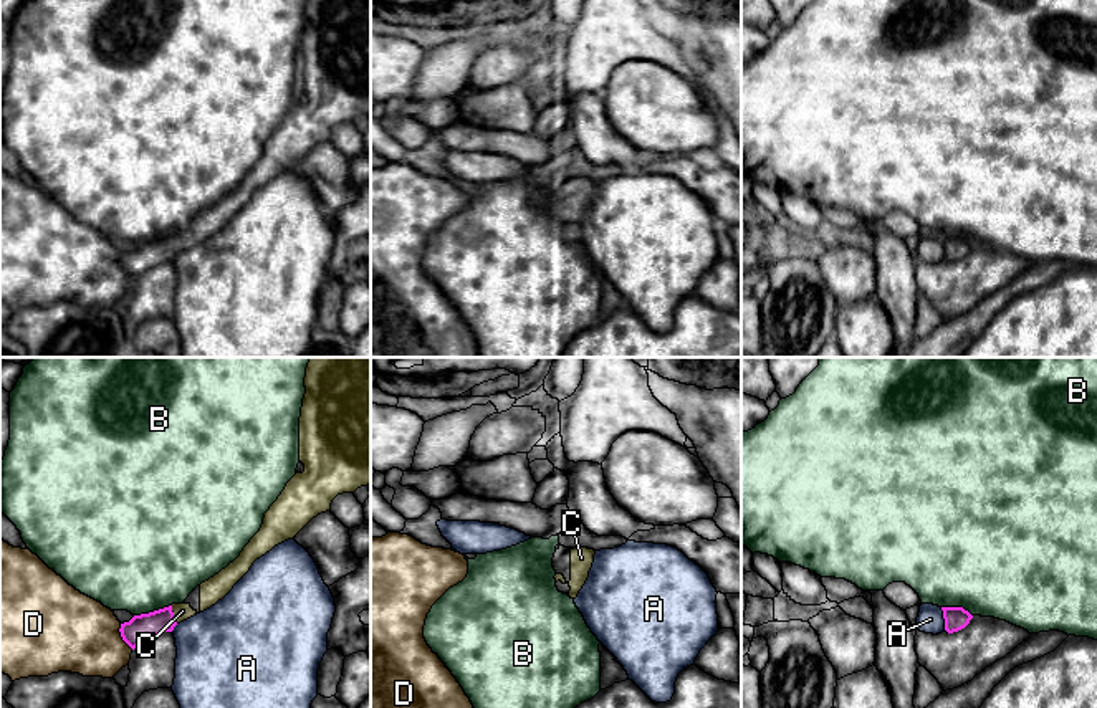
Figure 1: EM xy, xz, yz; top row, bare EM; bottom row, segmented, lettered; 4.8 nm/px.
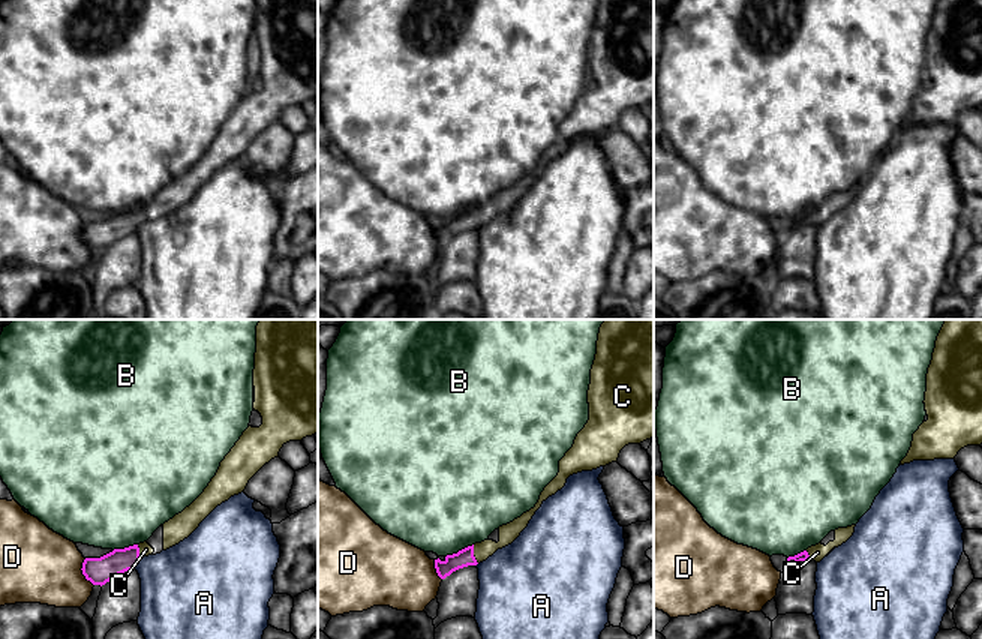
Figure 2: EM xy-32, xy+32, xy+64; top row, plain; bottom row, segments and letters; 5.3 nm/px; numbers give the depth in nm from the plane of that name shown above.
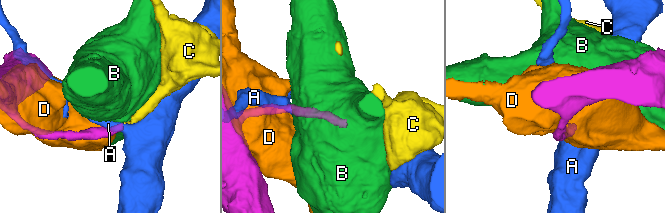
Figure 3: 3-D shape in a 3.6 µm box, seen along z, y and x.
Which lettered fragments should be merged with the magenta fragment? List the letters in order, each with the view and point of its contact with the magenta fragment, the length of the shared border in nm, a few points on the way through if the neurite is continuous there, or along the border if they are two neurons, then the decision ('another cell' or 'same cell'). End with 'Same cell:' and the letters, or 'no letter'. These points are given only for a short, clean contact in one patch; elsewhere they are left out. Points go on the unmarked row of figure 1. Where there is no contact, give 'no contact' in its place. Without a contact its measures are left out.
A: yz (943, 247) | 120 nm | another cell
B: xy (154, 240) | 190 nm | along xy (171, 234), (134, 245) | another cell
C: xy (172, 243) | 90 nm | across xy (139, 258), (172, 243), (182, 240) | same cell
D: xy (123, 267) | 140 nm | another cell
Same cell: C

